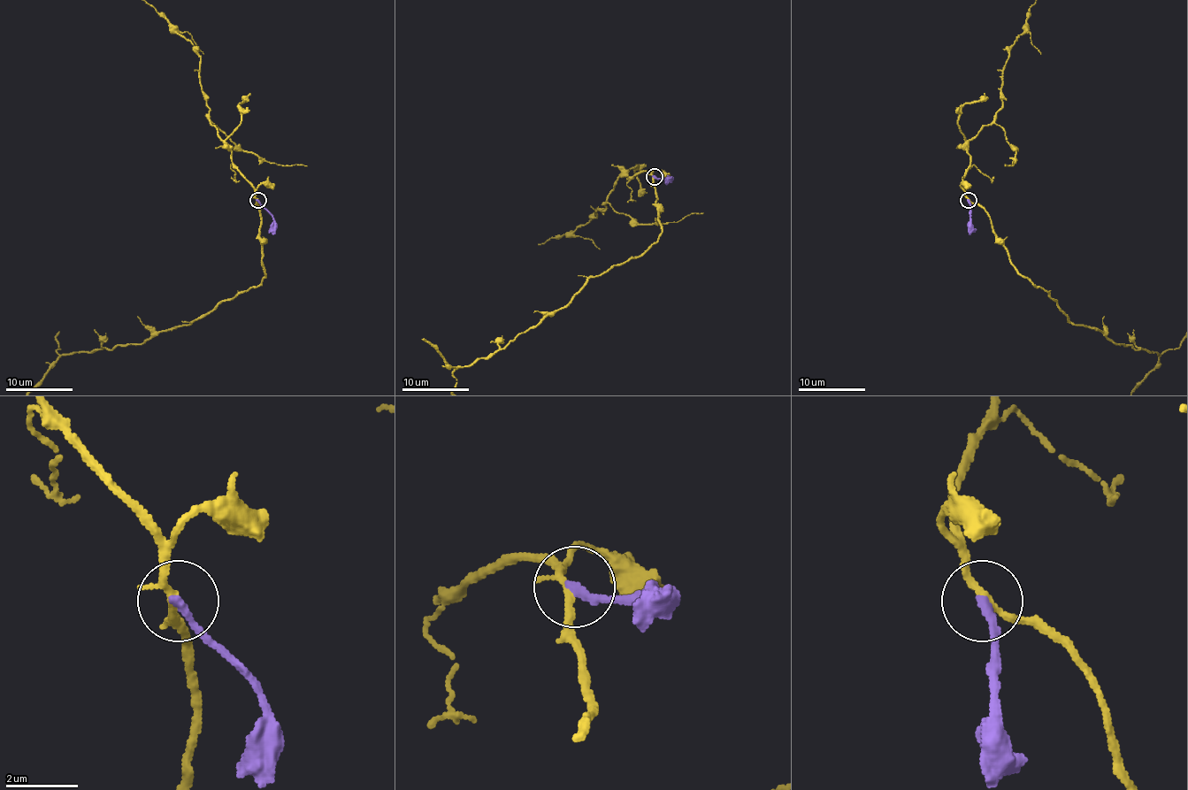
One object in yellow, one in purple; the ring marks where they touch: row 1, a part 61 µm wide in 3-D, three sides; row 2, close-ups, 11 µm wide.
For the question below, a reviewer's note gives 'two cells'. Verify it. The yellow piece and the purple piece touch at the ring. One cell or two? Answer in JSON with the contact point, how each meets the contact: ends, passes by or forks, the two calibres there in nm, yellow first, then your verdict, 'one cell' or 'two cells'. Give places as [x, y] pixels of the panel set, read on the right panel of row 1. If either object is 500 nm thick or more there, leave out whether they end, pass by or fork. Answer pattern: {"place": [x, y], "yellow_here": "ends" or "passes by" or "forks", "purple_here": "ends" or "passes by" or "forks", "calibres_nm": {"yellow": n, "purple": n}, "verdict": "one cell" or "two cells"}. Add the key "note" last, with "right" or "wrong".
{"place": [968, 200], "yellow_here": "passes by", "purple_here": "ends", "calibres_nm": {"yellow": 200, "purple": 240}, "verdict": "two cells", "note": "right"}

